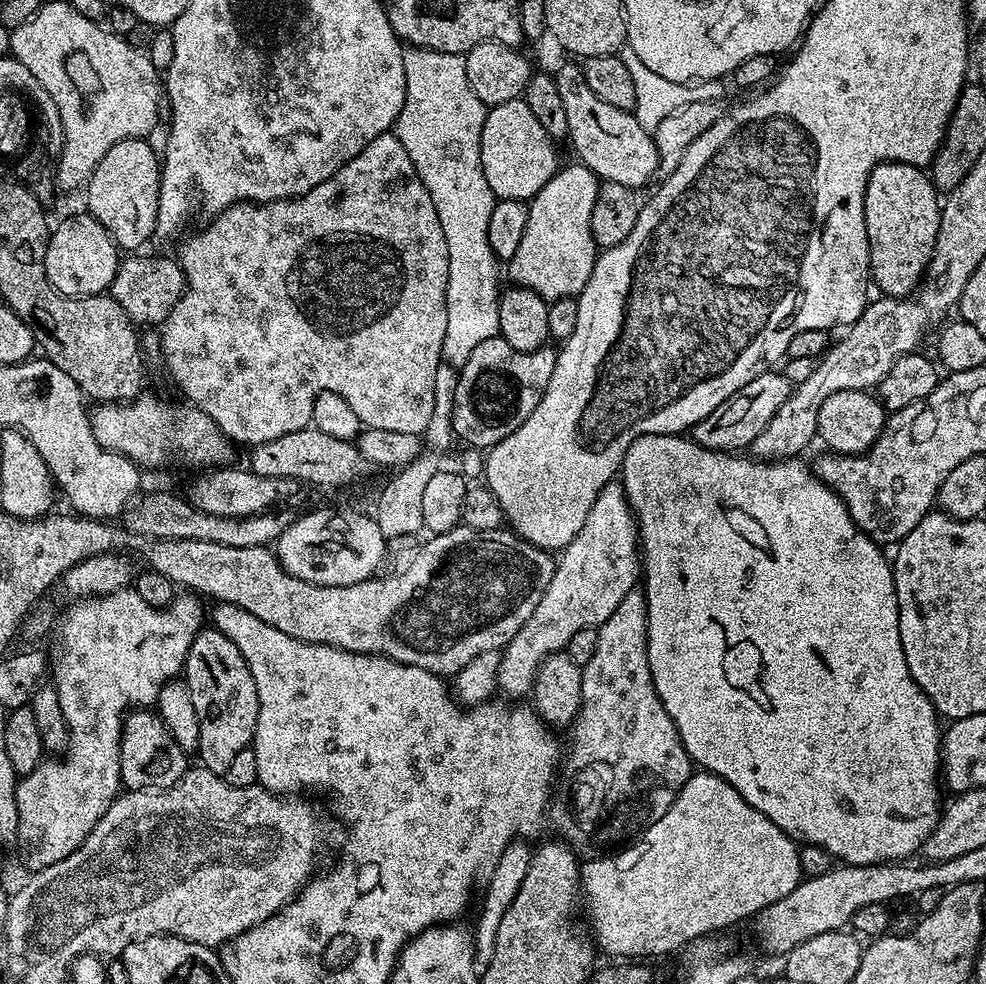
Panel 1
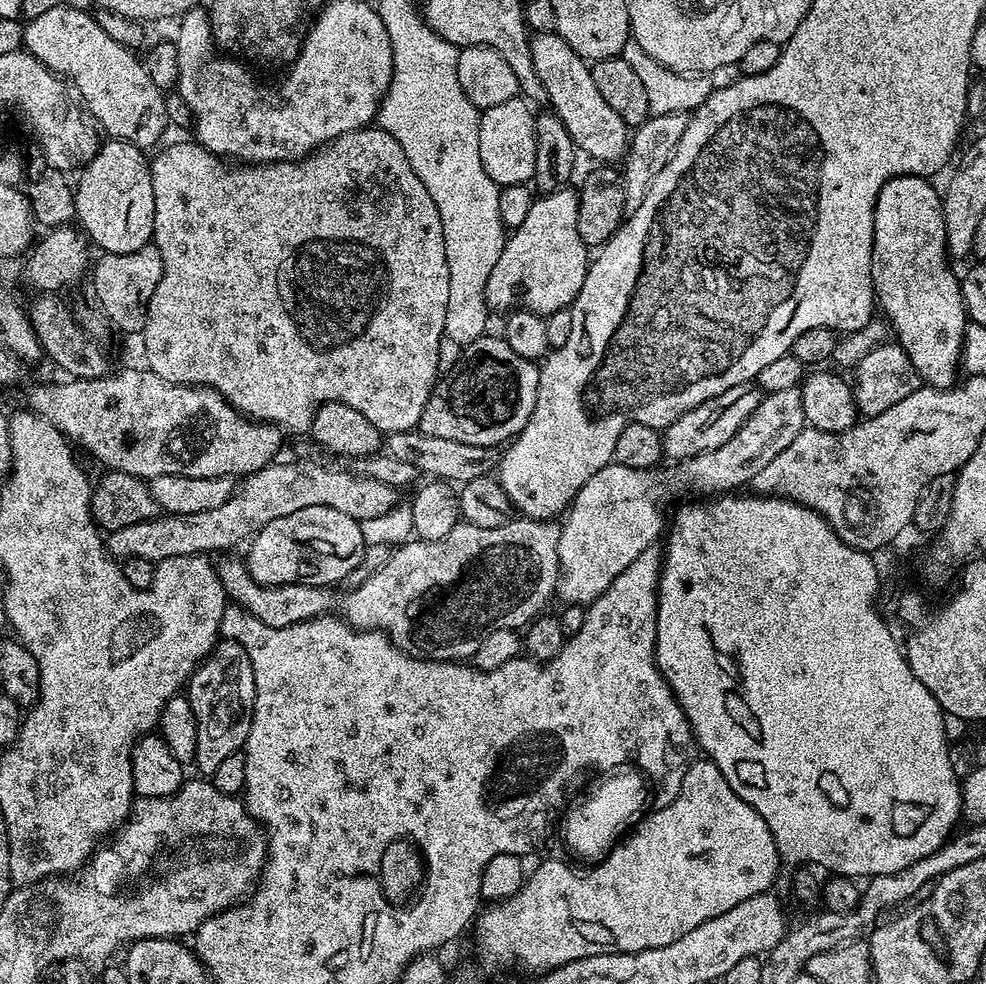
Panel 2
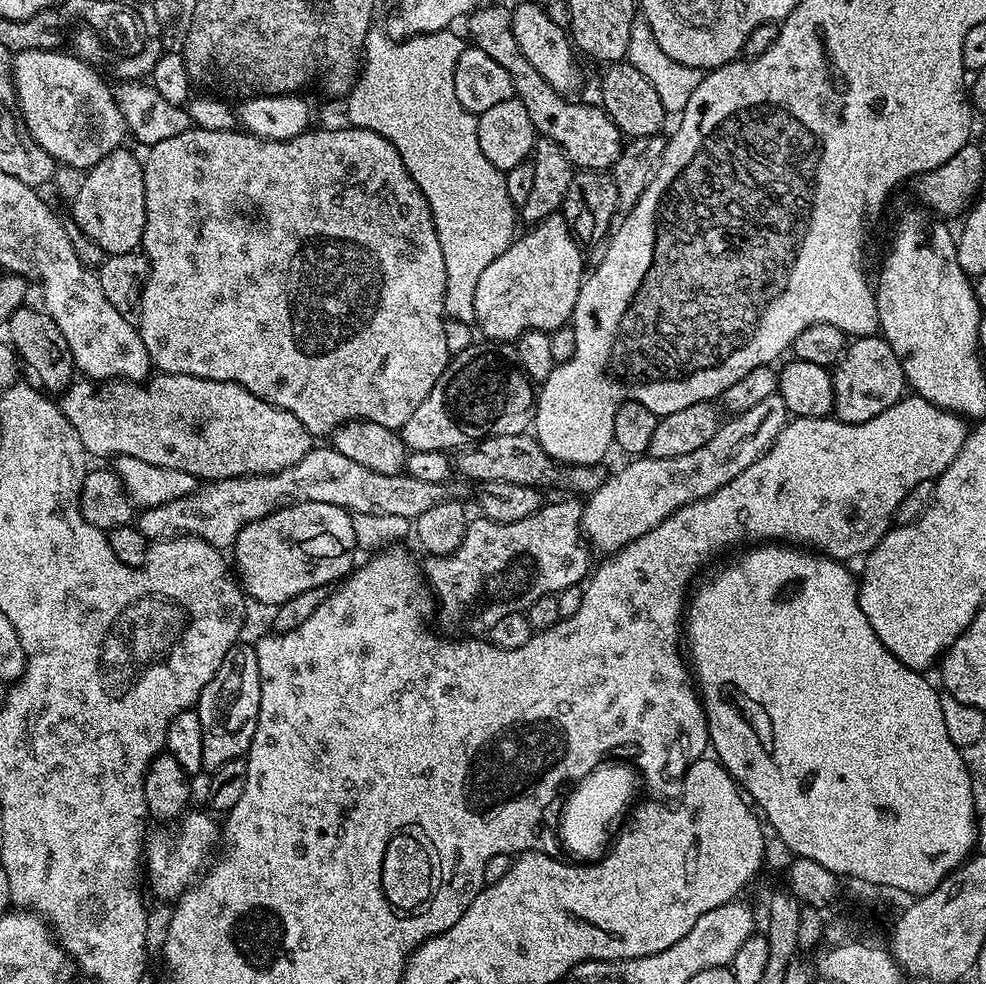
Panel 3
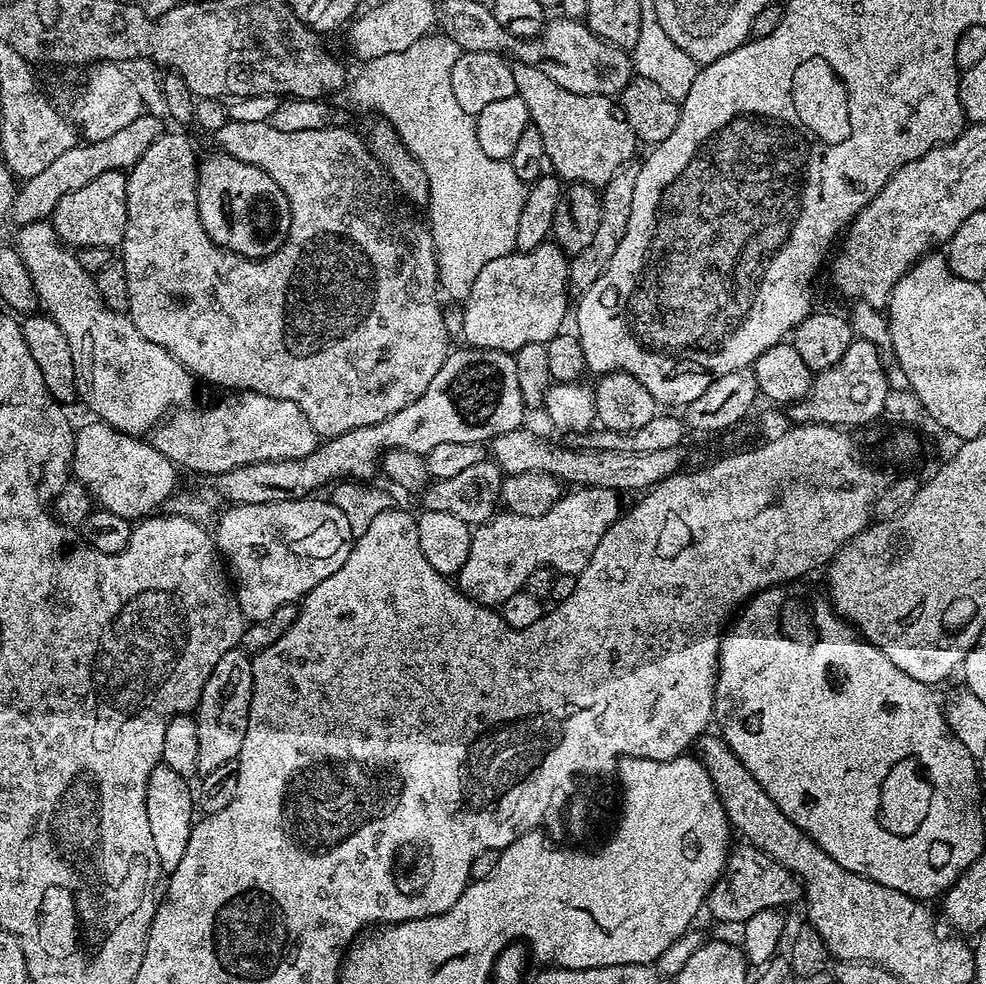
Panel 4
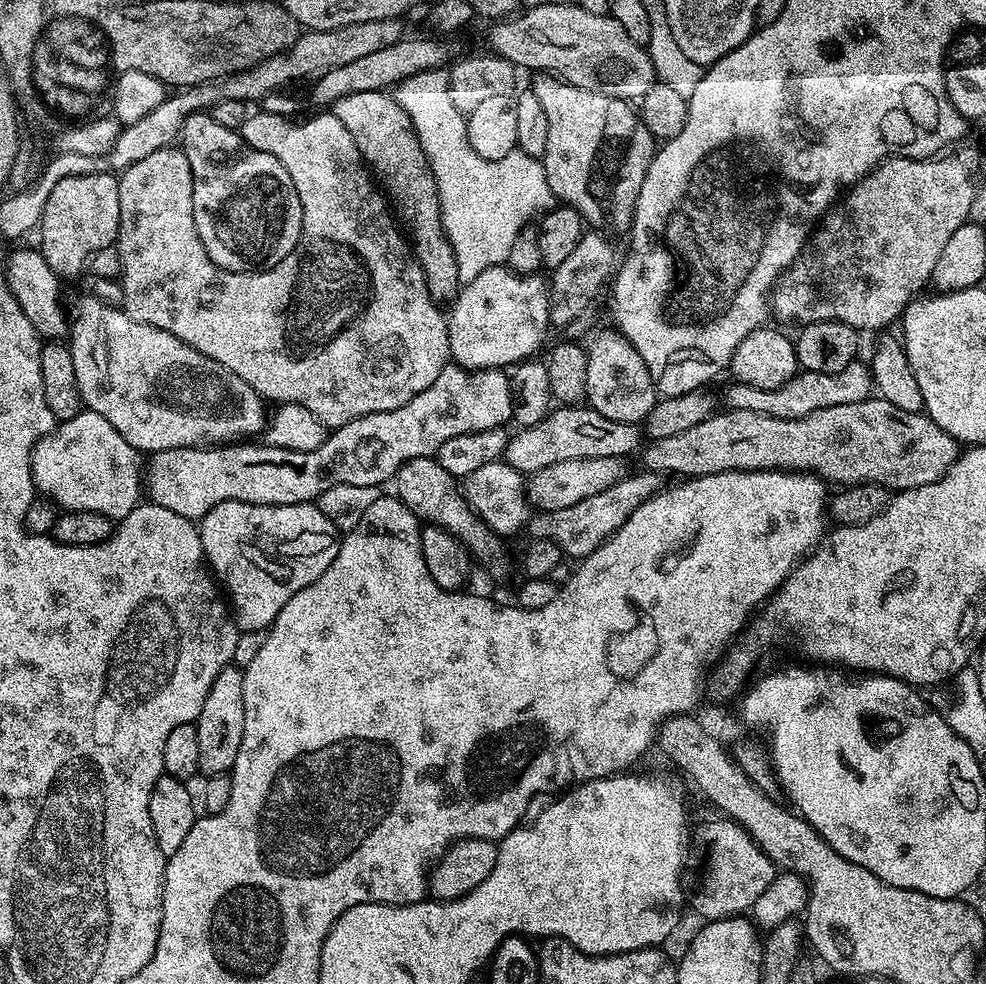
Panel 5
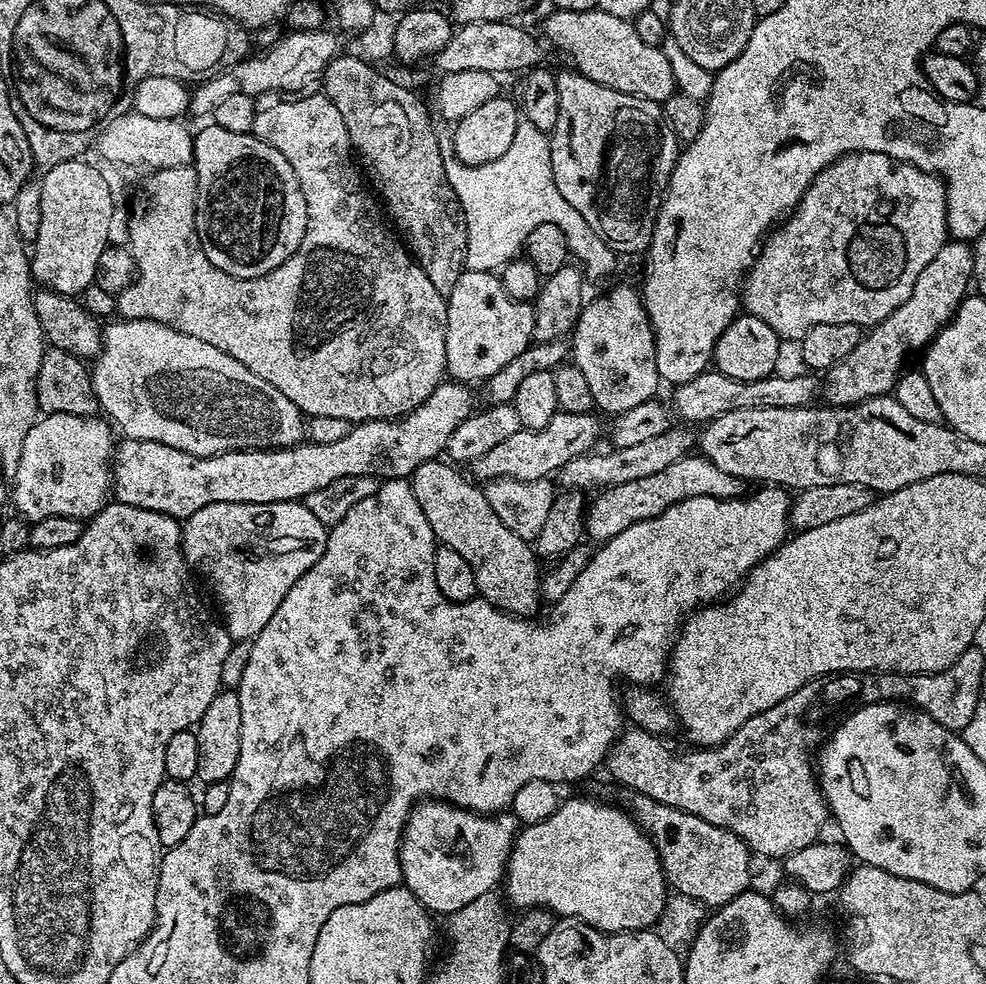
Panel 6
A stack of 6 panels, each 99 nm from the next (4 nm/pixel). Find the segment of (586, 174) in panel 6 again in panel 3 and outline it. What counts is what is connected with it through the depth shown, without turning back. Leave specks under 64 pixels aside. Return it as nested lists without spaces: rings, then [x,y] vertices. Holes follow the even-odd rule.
[[[496,4],[489,8],[477,8],[466,20],[468,32],[472,35],[471,43],[486,50],[486,54],[490,54],[490,58],[494,58],[494,62],[498,62],[498,66],[502,66],[506,74],[510,74],[515,99],[526,106],[530,122],[534,122],[537,133],[543,139],[558,142],[558,146],[562,146],[562,150],[577,169],[611,169],[622,147],[620,129],[602,107],[596,104],[575,104],[575,99],[561,96],[543,80],[542,75],[538,74],[538,70],[523,57],[518,48],[514,31],[511,30],[511,18],[512,13],[508,8],[499,8]]]

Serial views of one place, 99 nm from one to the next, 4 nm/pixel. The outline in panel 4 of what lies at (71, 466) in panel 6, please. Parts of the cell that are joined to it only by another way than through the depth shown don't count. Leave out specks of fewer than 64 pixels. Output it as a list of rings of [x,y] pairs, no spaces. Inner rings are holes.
[[[103,422],[92,423],[96,424],[88,424],[76,432],[76,451],[70,460],[70,472],[75,483],[81,484],[103,511],[118,514],[118,518],[139,522],[163,509],[178,488],[176,465],[147,439],[128,436],[125,432],[119,432],[117,428],[111,428]]]

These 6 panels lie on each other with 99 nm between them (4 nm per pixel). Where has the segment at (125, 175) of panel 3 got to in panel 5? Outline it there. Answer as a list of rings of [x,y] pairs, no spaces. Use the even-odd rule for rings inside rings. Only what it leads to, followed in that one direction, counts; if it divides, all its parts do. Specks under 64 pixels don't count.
[[[95,172],[62,178],[54,190],[50,190],[50,198],[46,200],[46,210],[40,219],[38,247],[46,258],[50,270],[54,270],[61,278],[76,276],[80,271],[89,267],[92,256],[98,250],[111,248],[116,243],[120,211],[118,210],[118,179],[111,172]]]

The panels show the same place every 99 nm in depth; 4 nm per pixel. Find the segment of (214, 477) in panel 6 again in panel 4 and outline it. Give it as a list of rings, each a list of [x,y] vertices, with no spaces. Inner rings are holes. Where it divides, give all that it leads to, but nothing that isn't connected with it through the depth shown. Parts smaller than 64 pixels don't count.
[[[460,346],[457,352],[456,349],[449,351],[446,362],[442,362],[442,370],[438,370],[438,375],[431,380],[430,386],[426,386],[422,398],[414,398],[414,402],[398,410],[398,414],[390,414],[390,418],[374,426],[362,426],[358,430],[350,430],[341,436],[325,439],[304,460],[271,460],[270,462],[247,464],[229,472],[223,472],[220,476],[215,477],[214,484],[232,504],[269,504],[283,500],[302,500],[319,493],[316,492],[319,488],[326,487],[327,489],[336,481],[371,481],[369,479],[375,472],[377,475],[378,465],[384,453],[392,448],[426,454],[442,442],[484,444],[492,441],[496,436],[521,427],[525,423],[524,415],[526,415],[526,409],[522,402],[522,389],[518,387],[518,366],[515,355],[502,350]]]

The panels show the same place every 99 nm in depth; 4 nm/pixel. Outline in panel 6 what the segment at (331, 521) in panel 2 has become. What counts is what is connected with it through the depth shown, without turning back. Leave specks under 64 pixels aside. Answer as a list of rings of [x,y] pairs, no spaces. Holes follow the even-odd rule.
[[[298,500],[277,504],[214,502],[190,514],[180,534],[184,560],[197,577],[208,579],[233,642],[255,640],[262,626],[274,618],[274,610],[282,606],[282,598],[294,582],[322,558],[327,541],[328,528]]]

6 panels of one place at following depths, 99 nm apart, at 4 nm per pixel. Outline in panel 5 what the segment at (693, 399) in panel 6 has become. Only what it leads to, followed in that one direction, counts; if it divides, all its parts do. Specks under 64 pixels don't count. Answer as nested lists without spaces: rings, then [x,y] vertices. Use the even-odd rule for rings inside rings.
[[[857,358],[850,366],[846,366],[846,370],[834,374],[800,370],[790,382],[774,390],[758,390],[758,386],[734,382],[728,390],[727,407],[754,410],[754,414],[770,414],[770,418],[806,418],[806,414],[826,410],[828,406],[846,406],[850,402],[862,402],[869,399],[874,392],[872,368],[864,365],[862,361],[863,359]]]

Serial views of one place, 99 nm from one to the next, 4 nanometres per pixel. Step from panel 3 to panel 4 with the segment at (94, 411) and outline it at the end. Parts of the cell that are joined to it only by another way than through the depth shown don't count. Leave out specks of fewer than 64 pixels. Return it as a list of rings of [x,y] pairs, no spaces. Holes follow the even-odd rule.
[[[240,392],[228,394],[225,400],[212,404],[209,408],[193,410],[176,410],[171,413],[151,433],[150,443],[159,452],[166,454],[170,462],[177,469],[186,468],[190,472],[205,472],[209,478],[215,478],[235,468],[241,468],[247,464],[258,462],[270,462],[271,460],[304,460],[318,447],[318,437],[310,426],[306,414],[294,406],[294,402],[286,402],[282,398],[270,398],[266,394],[257,392]]]

